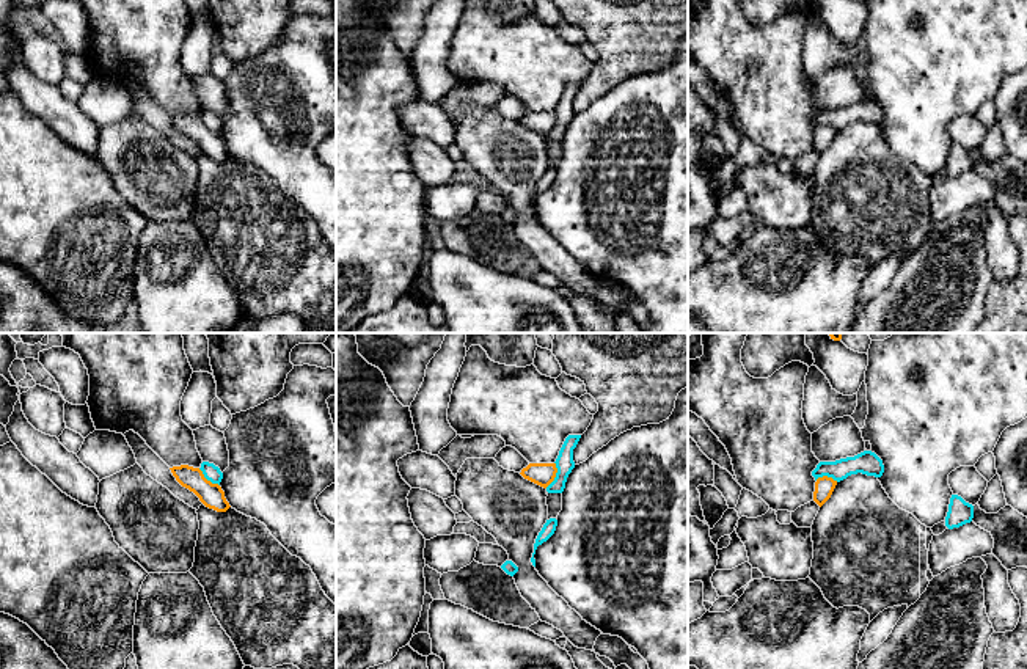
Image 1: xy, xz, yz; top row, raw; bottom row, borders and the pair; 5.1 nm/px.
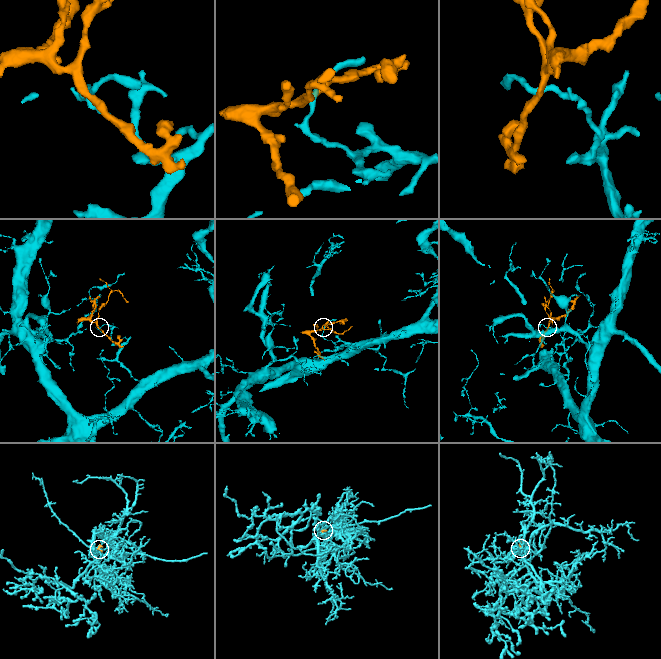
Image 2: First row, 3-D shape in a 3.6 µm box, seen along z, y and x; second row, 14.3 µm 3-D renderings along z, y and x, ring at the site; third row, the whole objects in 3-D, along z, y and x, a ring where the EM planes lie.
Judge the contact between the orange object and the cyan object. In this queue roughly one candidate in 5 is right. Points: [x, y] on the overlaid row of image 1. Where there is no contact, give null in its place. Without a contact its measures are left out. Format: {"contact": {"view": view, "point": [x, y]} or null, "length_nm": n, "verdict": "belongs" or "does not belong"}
{"contact": {"view": "xz", "point": [555, 475]}, "length_nm": 140, "verdict": "does not belong"}

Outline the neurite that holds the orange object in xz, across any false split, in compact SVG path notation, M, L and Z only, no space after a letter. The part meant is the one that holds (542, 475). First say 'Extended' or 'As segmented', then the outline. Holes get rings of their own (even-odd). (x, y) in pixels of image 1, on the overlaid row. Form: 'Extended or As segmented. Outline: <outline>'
As segmented. Outline: M529 463L521 470L521 476L543 488L546 488L556 477L556 463Z

